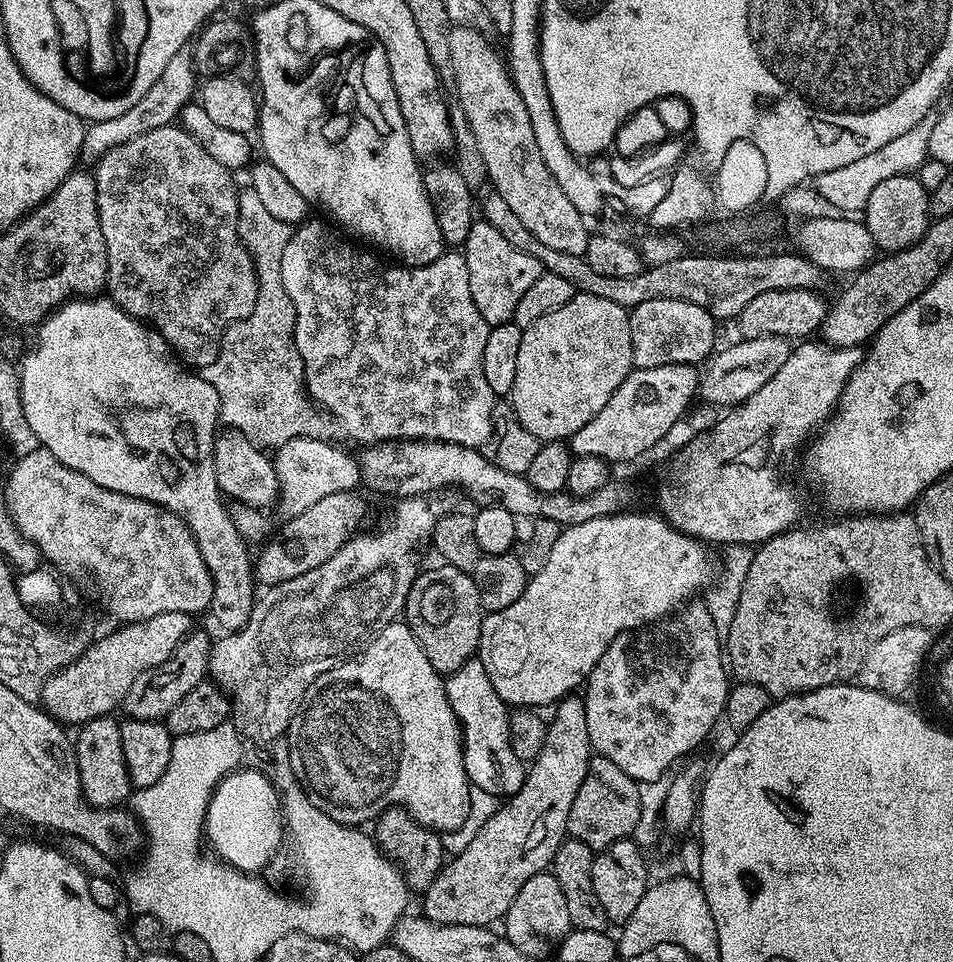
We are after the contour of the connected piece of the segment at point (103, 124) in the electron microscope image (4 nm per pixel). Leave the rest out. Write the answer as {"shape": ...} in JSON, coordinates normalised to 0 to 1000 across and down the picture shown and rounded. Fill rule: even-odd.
{"shape":[[[194,52],[183,56],[183,60],[174,64],[174,73],[170,73],[166,85],[162,85],[162,89],[157,89],[157,94],[149,98],[149,103],[141,110],[136,110],[136,114],[132,114],[132,119],[124,119],[124,123],[99,125],[89,132],[85,163],[89,167],[92,165],[93,168],[103,167],[120,152],[128,152],[128,148],[136,148],[136,143],[145,143],[145,139],[166,135],[182,128],[188,122],[190,112],[203,103],[207,91],[208,80],[201,67],[200,53]]]}

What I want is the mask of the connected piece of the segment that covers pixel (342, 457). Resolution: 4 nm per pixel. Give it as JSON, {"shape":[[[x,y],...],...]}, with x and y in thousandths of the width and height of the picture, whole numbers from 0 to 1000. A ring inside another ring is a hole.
{"shape":[[[314,453],[302,457],[295,466],[289,467],[288,481],[290,496],[294,502],[292,529],[295,537],[301,538],[317,534],[317,530],[329,526],[346,514],[368,511],[379,502],[378,483],[371,474],[352,466],[352,460],[342,457],[331,457],[324,453]]]}

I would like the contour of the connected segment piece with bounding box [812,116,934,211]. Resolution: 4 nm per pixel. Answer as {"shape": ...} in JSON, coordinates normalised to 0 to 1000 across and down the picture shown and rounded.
{"shape":[[[975,121],[945,142],[938,143],[937,148],[931,149],[922,156],[917,156],[916,160],[909,160],[908,163],[900,164],[899,168],[892,168],[889,173],[856,183],[852,194],[882,219],[906,218],[918,193],[930,189],[933,185],[950,182],[956,176],[953,174],[963,175],[972,167],[975,163],[974,154],[979,127],[980,123]]]}

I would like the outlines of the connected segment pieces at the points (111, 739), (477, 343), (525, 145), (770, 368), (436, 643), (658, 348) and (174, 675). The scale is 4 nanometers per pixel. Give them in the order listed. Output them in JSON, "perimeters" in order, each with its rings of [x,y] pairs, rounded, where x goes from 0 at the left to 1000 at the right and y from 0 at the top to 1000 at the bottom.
{"perimeters":[[[[121,743],[104,744],[83,754],[79,762],[80,791],[84,820],[98,840],[124,840],[137,828],[141,820],[128,784],[128,759]]],[[[320,228],[307,240],[304,252],[300,252],[296,260],[296,277],[294,278],[296,297],[300,297],[300,306],[304,306],[304,314],[308,314],[308,326],[311,327],[308,357],[319,377],[319,401],[322,411],[356,444],[358,441],[362,451],[370,453],[378,464],[389,464],[413,457],[463,457],[490,466],[507,467],[508,462],[514,455],[516,427],[523,418],[523,413],[514,405],[514,400],[510,398],[510,388],[506,386],[506,367],[510,364],[510,351],[514,338],[508,334],[506,326],[502,326],[502,318],[497,318],[497,310],[493,306],[493,281],[489,281],[489,268],[486,261],[467,261],[466,265],[447,277],[421,277],[416,272],[402,274],[398,270],[400,269],[398,265],[395,267],[381,262],[381,260],[386,260],[375,256],[368,248],[356,249],[338,230],[327,228]]],[[[475,28],[472,35],[472,64],[478,82],[476,99],[483,103],[480,104],[481,111],[489,119],[493,135],[497,135],[506,168],[510,168],[515,194],[527,202],[527,206],[531,206],[531,214],[535,214],[535,218],[544,222],[545,229],[552,235],[552,239],[556,239],[556,243],[560,243],[560,247],[566,247],[572,256],[577,256],[580,260],[612,266],[619,244],[619,238],[613,234],[614,226],[602,214],[602,210],[598,210],[598,206],[590,202],[590,193],[581,189],[577,177],[573,177],[573,168],[569,168],[569,160],[560,148],[560,131],[556,131],[552,106],[548,106],[548,98],[544,98],[539,89],[530,59],[520,55],[519,48],[512,41],[509,34],[499,29]]],[[[801,349],[786,353],[776,351],[773,354],[773,358],[768,358],[765,362],[757,361],[742,375],[735,393],[733,415],[738,419],[751,421],[756,426],[779,419],[787,414],[787,410],[792,410],[799,401],[808,397],[812,388],[825,377],[825,372],[829,372],[833,361],[832,354],[826,349]]],[[[467,585],[461,589],[438,598],[424,627],[422,640],[443,672],[447,684],[451,684],[451,692],[455,692],[460,700],[469,701],[481,696],[481,692],[501,681],[510,637],[492,596]]],[[[686,310],[686,314],[674,314],[674,318],[661,324],[663,377],[667,383],[704,378],[738,379],[752,361],[751,340],[753,337],[747,327],[737,322],[737,318],[728,318],[728,314],[707,310]]],[[[203,655],[183,676],[183,680],[166,693],[153,696],[153,701],[145,701],[145,709],[132,721],[128,733],[131,745],[141,748],[171,749],[204,717],[204,713],[215,710],[218,703],[218,686],[222,682],[224,662],[217,656]]]]}

